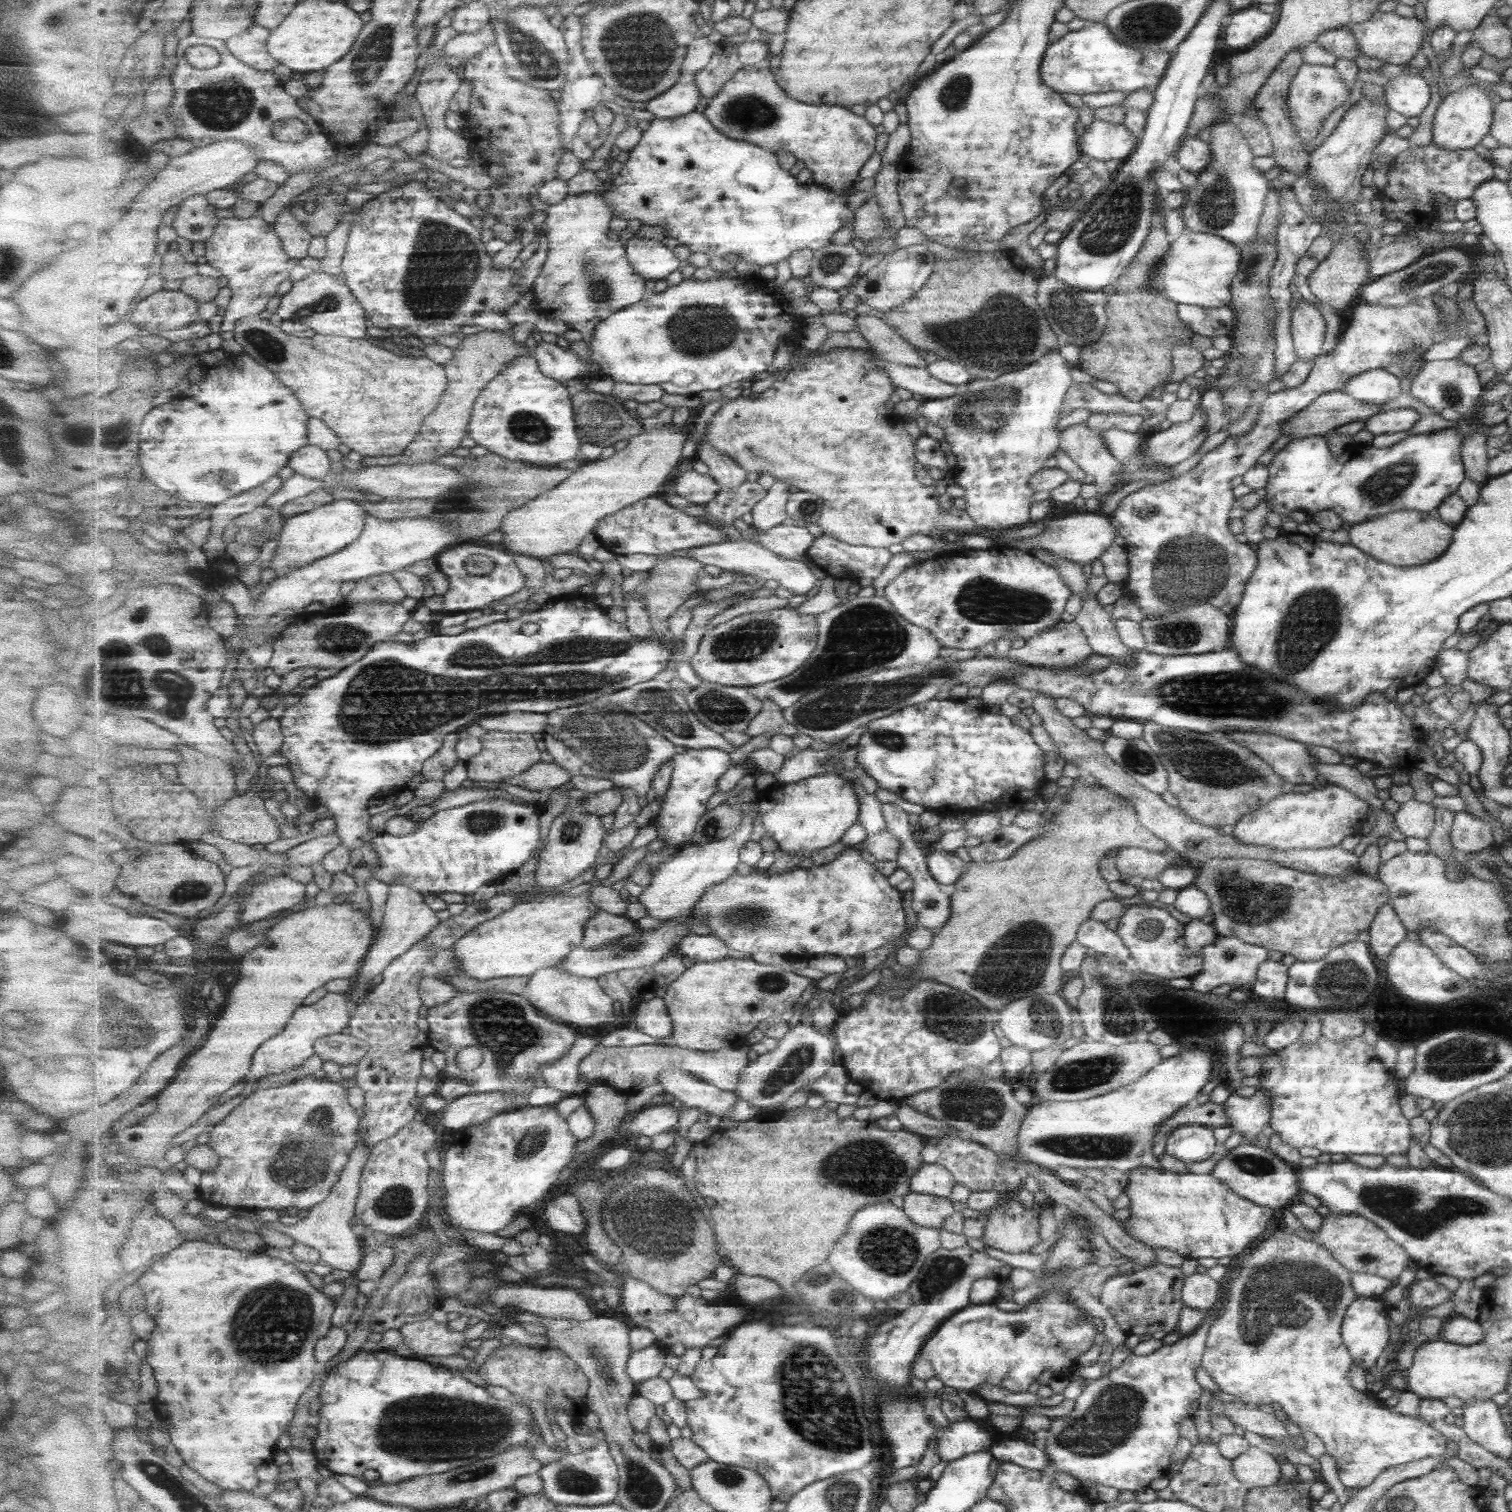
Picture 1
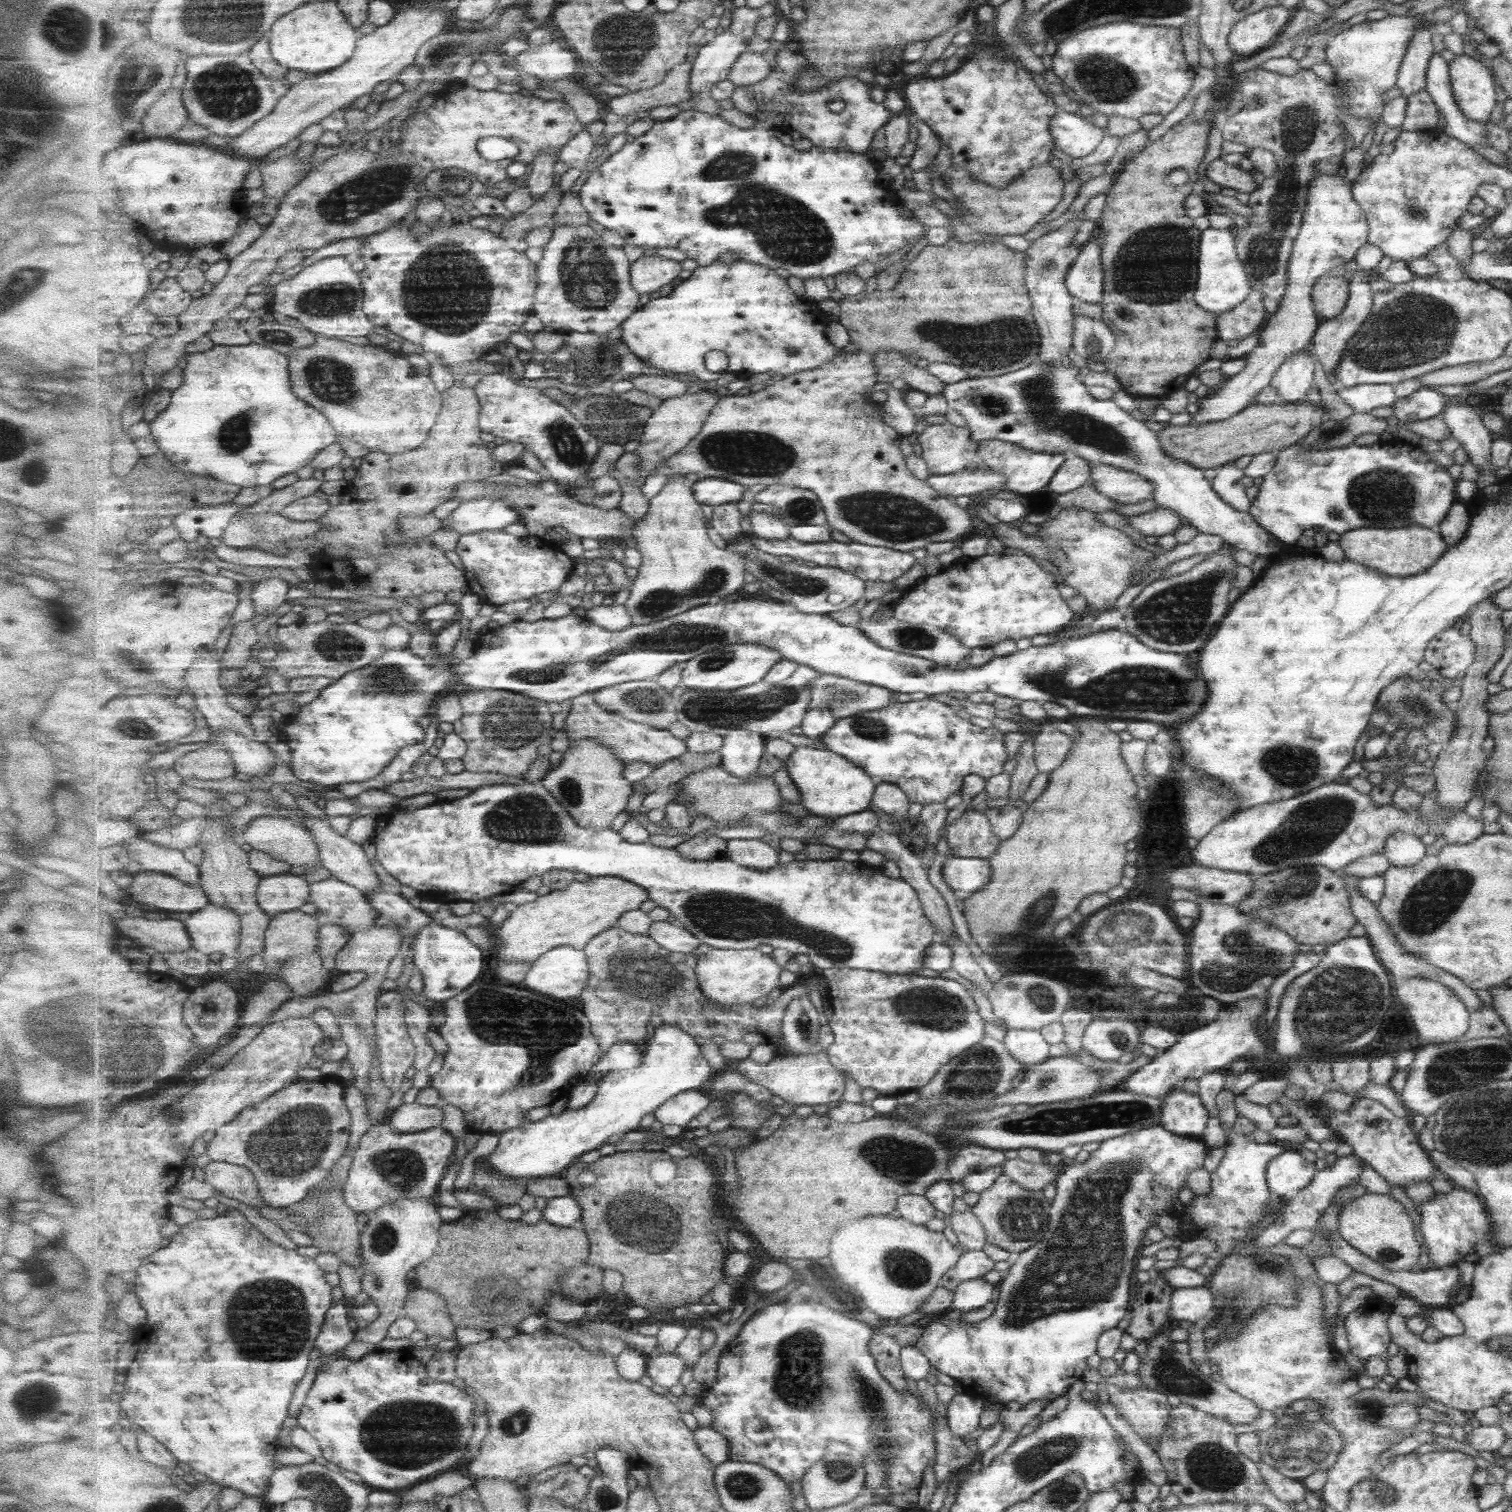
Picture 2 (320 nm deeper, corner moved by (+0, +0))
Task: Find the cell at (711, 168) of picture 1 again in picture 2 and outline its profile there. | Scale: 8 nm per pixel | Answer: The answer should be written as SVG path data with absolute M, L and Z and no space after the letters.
M686 110L681 111L673 118L667 121L657 121L655 126L649 132L643 134L643 136L635 137L632 142L626 142L616 153L613 153L603 164L599 165L598 168L595 168L592 173L587 177L586 182L582 186L582 189L579 191L582 196L583 207L587 209L589 212L589 217L591 217L591 221L601 225L603 228L607 226L607 231L615 232L615 234L621 234L623 236L624 241L629 243L629 245L633 244L633 246L639 247L639 249L649 249L649 248L675 248L679 251L685 253L689 259L693 259L696 261L698 267L707 267L713 264L716 264L717 261L721 259L721 256L731 255L731 253L735 253L735 255L739 256L739 261L751 262L752 264L764 265L765 267L771 269L786 269L790 271L790 275L802 278L804 281L812 278L829 278L829 276L836 277L840 275L842 272L851 272L855 271L857 266L861 266L861 264L874 263L878 264L882 259L891 256L894 252L897 253L899 250L903 250L905 246L913 247L914 244L917 244L919 240L921 240L921 235L925 236L925 226L919 222L919 220L915 217L907 218L901 214L901 210L899 210L900 199L898 198L896 192L891 189L887 190L883 188L881 184L883 183L879 180L879 168L875 166L875 162L871 162L871 159L867 157L865 154L859 154L856 152L849 150L845 150L844 148L840 149L828 149L821 148L818 146L811 147L811 150L805 150L805 152L801 152L797 150L793 145L786 146L775 136L775 128L774 124L771 124L769 121L756 121L756 124L748 129L738 128L737 126L733 126L724 120L723 118L717 115L707 114L706 112L701 111L693 111Z

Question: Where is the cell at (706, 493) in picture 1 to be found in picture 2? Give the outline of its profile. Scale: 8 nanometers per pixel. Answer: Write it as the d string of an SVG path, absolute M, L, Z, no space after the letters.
M720 477L711 479L693 478L691 480L696 499L701 504L717 506L729 502L739 502L747 494L747 488L733 481L723 480Z

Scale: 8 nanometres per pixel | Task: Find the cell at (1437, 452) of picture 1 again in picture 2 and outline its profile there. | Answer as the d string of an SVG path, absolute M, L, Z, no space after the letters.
M1298 441L1275 455L1273 468L1262 476L1256 497L1247 511L1265 532L1285 545L1295 543L1301 532L1308 528L1320 528L1325 533L1339 535L1356 528L1369 528L1369 524L1371 528L1421 526L1435 529L1453 504L1456 480L1449 477L1447 468L1435 465L1427 452L1418 446L1409 447L1405 441L1351 444L1331 450L1304 450Z

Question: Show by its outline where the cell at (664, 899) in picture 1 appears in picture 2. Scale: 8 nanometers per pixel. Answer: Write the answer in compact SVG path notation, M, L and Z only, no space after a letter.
M731 730L724 737L721 748L722 765L727 772L742 779L750 776L759 768L765 754L767 738L751 730Z

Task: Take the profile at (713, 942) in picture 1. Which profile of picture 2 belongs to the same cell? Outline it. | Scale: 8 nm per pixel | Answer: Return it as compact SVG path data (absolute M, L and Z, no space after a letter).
M653 921L648 935L653 937L661 948L665 948L665 951L677 954L691 954L702 943L700 937L678 922Z

